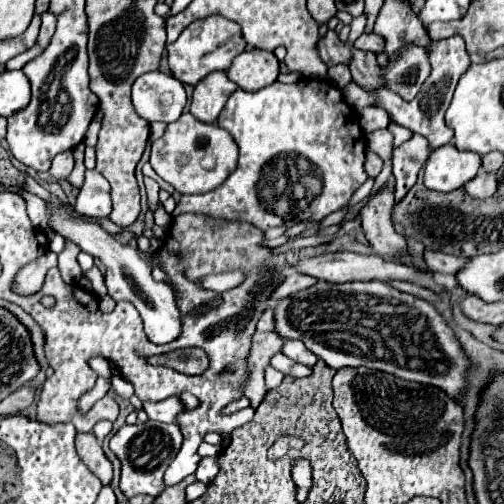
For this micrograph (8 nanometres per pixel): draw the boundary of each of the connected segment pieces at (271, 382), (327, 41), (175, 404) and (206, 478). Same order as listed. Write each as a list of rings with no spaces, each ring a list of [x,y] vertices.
[[[271,365],[265,367],[265,385],[267,385],[267,389],[277,387],[277,385],[281,383],[281,379],[283,379],[283,373],[279,373],[279,371],[273,369]]]
[[[327,31],[327,35],[319,41],[319,55],[323,59],[323,63],[327,65],[349,65],[351,57],[353,57],[353,51],[351,47],[345,47],[345,43],[337,37],[335,31]]]
[[[169,397],[163,401],[143,401],[143,411],[147,413],[149,419],[153,421],[175,421],[175,417],[183,411],[185,407],[179,403],[177,397]]]
[[[205,457],[205,459],[201,459],[201,463],[199,463],[197,471],[195,471],[197,479],[199,479],[199,481],[203,481],[203,483],[211,483],[211,481],[213,481],[213,477],[215,477],[217,473],[219,473],[217,457]]]

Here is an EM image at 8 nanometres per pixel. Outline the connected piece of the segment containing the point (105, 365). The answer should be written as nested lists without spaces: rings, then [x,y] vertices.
[[[91,357],[89,359],[89,367],[95,371],[95,373],[99,373],[101,377],[105,377],[107,381],[111,379],[111,367],[109,367],[109,361],[105,361],[105,359],[99,359],[99,357]]]

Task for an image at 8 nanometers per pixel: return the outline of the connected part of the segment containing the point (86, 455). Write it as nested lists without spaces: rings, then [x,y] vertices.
[[[79,433],[75,439],[75,449],[81,461],[89,467],[89,471],[97,475],[103,485],[109,485],[113,471],[111,471],[109,459],[103,455],[103,449],[97,437],[93,433]]]

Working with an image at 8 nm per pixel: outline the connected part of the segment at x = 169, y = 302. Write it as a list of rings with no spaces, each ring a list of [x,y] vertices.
[[[47,201],[47,209],[49,209],[49,227],[55,233],[73,241],[75,245],[81,247],[81,251],[93,255],[95,259],[99,259],[105,265],[105,285],[107,285],[109,295],[115,301],[129,301],[135,305],[135,309],[139,311],[139,315],[143,319],[145,335],[149,337],[149,341],[153,341],[155,345],[163,345],[163,343],[171,343],[177,337],[181,337],[181,313],[177,309],[175,295],[169,285],[153,281],[151,267],[143,261],[143,257],[139,255],[137,249],[131,249],[129,245],[121,245],[97,221],[85,221],[85,219],[73,217],[71,215],[73,207],[70,205],[59,207],[59,205]]]

